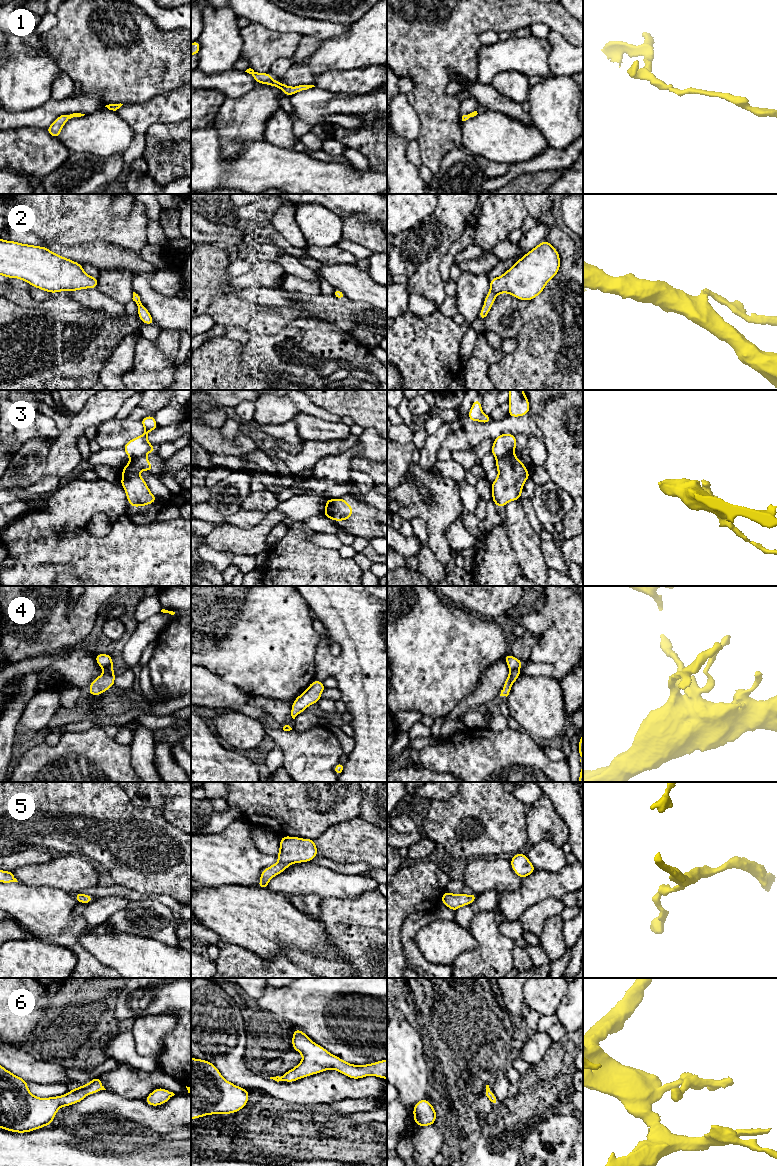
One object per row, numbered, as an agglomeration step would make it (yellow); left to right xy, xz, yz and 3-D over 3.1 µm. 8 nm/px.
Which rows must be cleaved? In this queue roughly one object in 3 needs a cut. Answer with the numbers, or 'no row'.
3

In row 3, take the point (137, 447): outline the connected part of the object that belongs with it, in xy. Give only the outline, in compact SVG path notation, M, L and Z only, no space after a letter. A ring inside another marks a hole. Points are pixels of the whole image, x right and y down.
M153 415L144 417L140 423L145 427L144 433L132 440L129 440L123 447L125 453L130 459L140 458L149 451L152 444L148 441L147 434L158 427Z

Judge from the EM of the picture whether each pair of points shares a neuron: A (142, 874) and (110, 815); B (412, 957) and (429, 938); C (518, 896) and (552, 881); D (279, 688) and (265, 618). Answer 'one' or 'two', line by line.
A: one
B: two
C: one
D: one

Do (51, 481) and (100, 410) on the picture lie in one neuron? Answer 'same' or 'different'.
different

